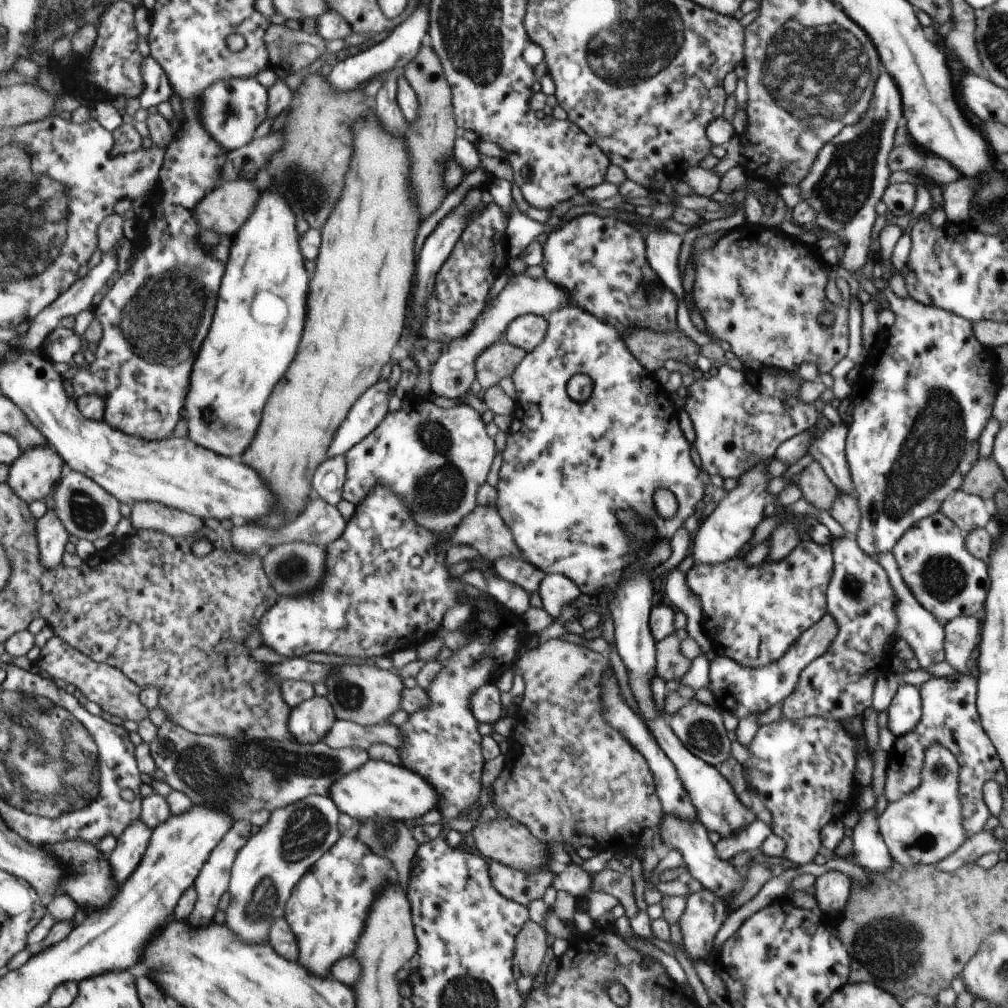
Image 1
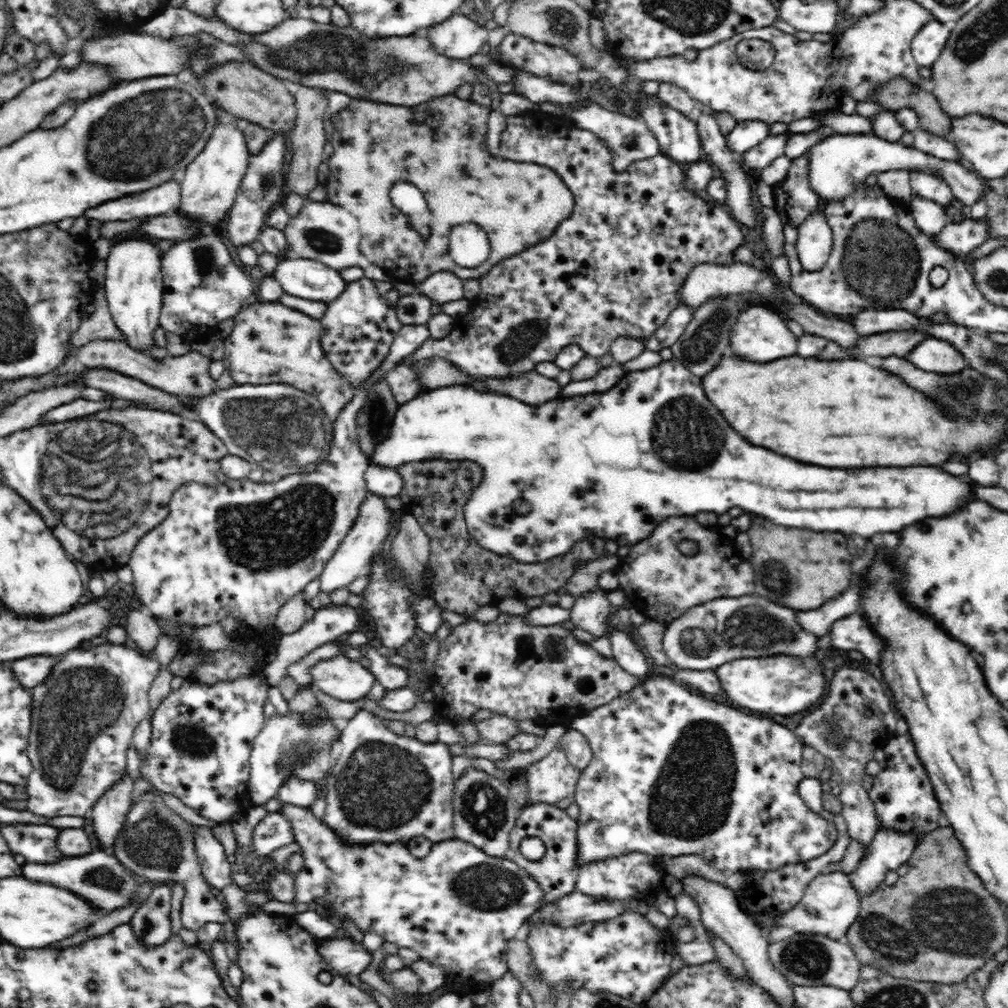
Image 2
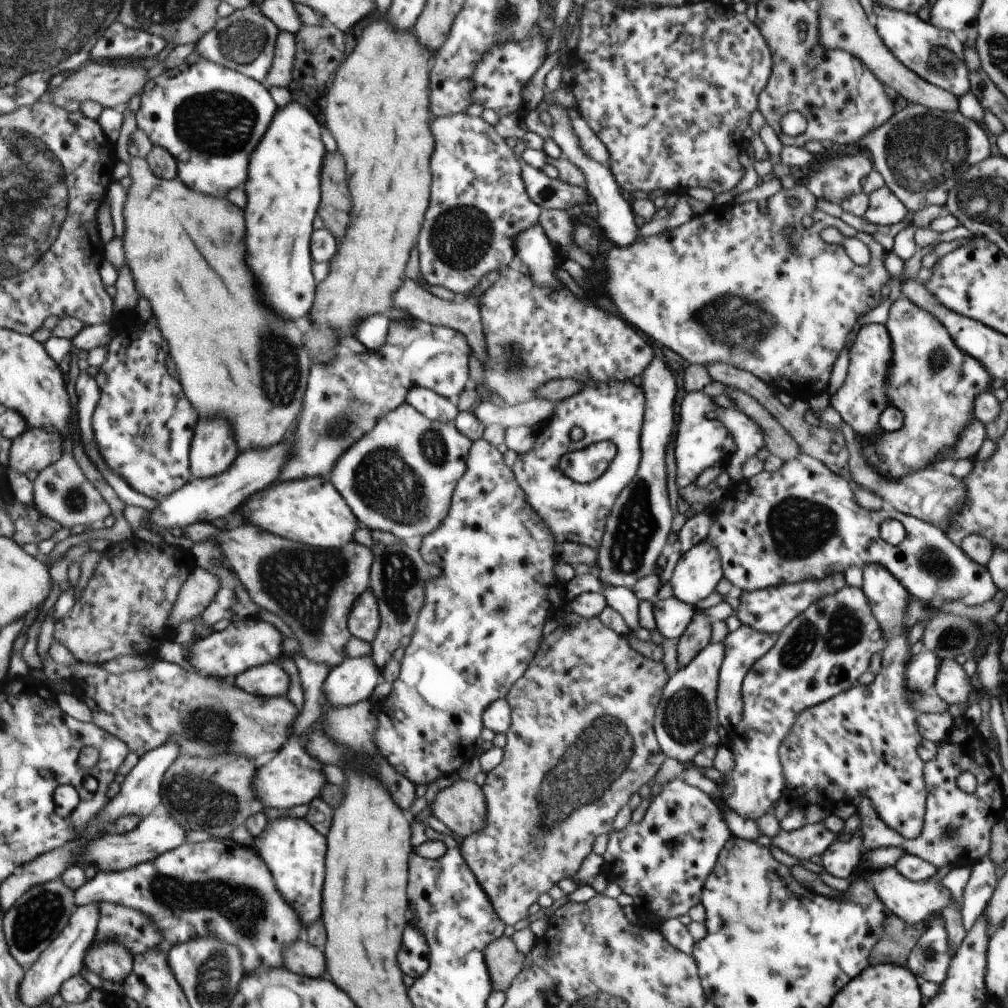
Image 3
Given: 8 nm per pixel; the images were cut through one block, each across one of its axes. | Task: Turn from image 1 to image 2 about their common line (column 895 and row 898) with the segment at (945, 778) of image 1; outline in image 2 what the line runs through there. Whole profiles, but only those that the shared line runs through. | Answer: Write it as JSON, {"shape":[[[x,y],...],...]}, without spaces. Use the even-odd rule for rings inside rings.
{"shape":[[[840,871],[820,874],[806,886],[802,900],[786,915],[778,918],[779,925],[792,928],[795,934],[826,937],[836,943],[845,942],[850,926],[858,919],[861,912],[863,897],[852,886],[851,876]]]}

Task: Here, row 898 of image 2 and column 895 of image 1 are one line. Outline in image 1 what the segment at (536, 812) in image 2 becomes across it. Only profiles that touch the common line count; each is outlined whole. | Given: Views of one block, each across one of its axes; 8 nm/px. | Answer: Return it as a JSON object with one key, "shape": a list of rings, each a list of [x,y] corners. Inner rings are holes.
{"shape":[[[939,510],[930,517],[923,518],[915,527],[907,530],[891,550],[902,582],[907,586],[915,601],[938,622],[945,624],[959,616],[977,616],[985,608],[987,588],[989,588],[989,565],[974,558],[966,550],[965,534]]]}

